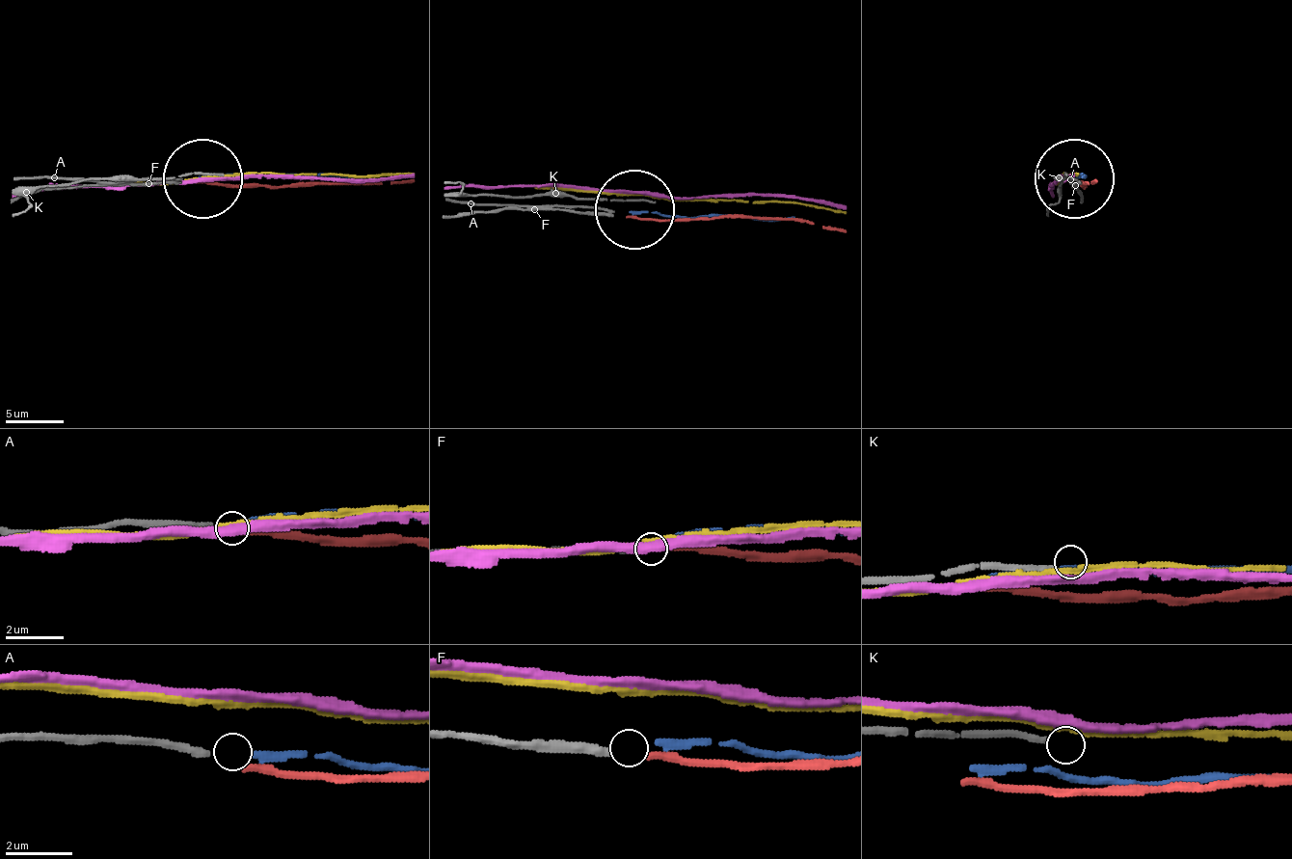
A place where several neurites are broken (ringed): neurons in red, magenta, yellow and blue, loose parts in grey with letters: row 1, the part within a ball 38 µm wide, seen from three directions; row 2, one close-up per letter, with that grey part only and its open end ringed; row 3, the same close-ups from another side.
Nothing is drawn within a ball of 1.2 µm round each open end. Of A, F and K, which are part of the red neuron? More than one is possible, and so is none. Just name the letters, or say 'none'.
F

